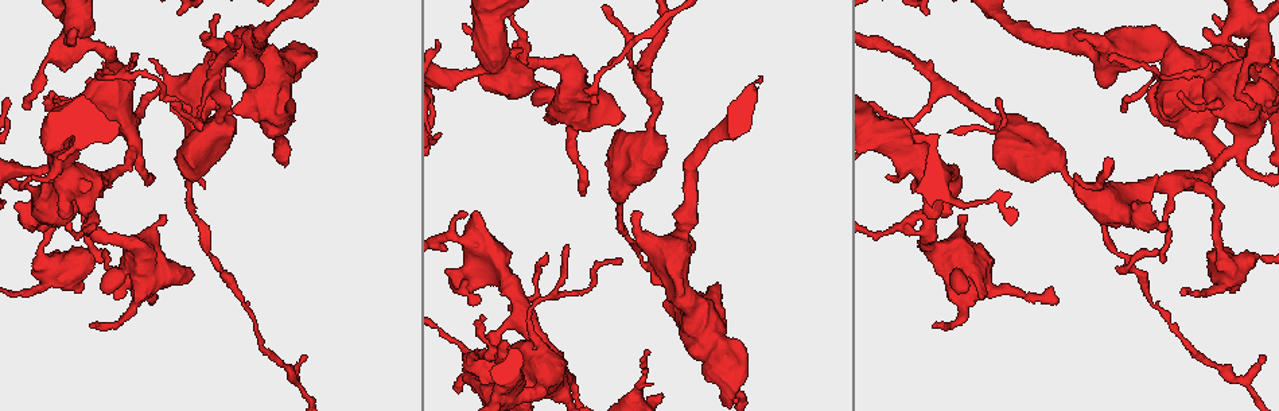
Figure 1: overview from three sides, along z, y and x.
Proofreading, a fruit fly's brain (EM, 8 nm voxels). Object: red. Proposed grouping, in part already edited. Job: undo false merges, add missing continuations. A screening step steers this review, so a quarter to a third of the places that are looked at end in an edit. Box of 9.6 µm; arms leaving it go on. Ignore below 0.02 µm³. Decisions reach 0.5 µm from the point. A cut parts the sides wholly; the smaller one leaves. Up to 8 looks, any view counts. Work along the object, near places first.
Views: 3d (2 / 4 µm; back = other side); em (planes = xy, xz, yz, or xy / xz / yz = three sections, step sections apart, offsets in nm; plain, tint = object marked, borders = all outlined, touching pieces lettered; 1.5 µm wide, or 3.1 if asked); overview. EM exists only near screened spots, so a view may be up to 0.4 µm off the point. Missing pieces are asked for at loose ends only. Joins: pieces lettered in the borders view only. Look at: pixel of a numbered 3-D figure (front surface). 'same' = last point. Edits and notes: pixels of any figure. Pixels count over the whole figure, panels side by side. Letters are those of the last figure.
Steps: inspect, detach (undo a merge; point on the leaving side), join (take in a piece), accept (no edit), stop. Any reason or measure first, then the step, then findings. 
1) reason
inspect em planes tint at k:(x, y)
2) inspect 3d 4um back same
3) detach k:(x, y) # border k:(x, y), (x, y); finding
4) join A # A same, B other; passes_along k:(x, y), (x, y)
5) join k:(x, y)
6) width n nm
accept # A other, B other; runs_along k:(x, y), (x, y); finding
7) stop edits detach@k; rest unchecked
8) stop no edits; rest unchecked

inspect em xy step 4 borders at 1:(1178, 92)

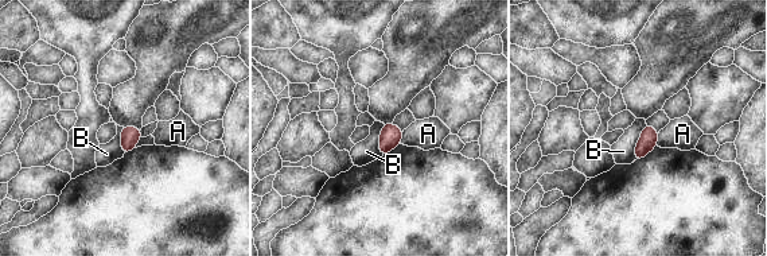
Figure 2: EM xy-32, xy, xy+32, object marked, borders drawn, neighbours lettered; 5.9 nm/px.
inspect em planes borders same

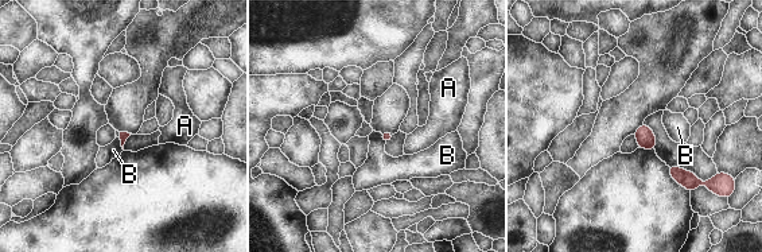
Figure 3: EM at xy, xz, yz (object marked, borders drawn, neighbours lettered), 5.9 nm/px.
accept # A other, B other; border 3:(378, 132), (385, 143); none of them fits

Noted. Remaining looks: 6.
sharp bend
inspect em yz step 8 tint at 1:(458, 277)

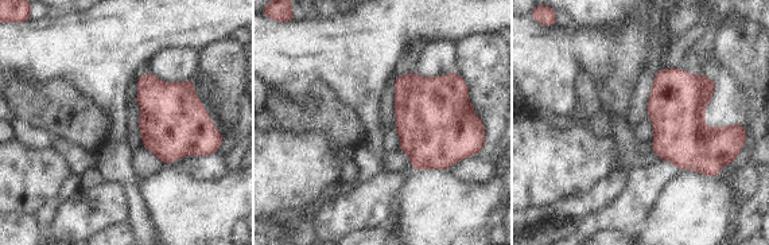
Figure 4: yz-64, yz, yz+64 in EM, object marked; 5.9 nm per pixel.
inspect em planes borders same

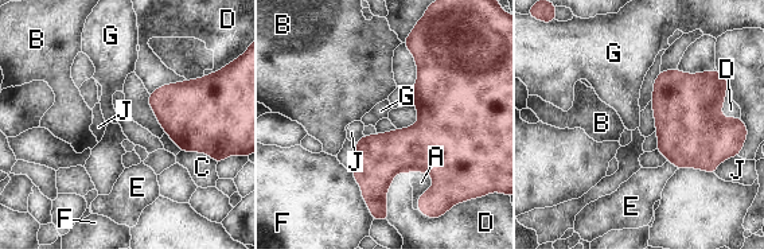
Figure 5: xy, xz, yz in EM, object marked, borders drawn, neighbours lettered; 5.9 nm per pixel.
width 280 nm
accept # A other, B other, C other, D other, E other, F other, G other, J other; border 5:(409, 171), (392, 181), (386, 220); one neuron here

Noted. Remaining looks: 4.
stops while still wide
inspect em planes borders at 1:(594, 104)

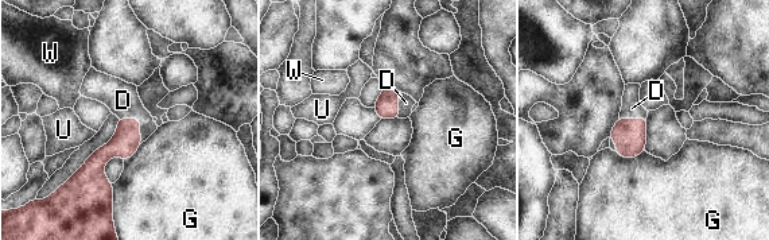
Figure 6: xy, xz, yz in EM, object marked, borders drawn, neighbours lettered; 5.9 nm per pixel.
longest_contact D 200 nm
join D # D same, G other, U other, W other; it goes on there

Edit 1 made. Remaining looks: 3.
stop edits join@6; rest unchecked

